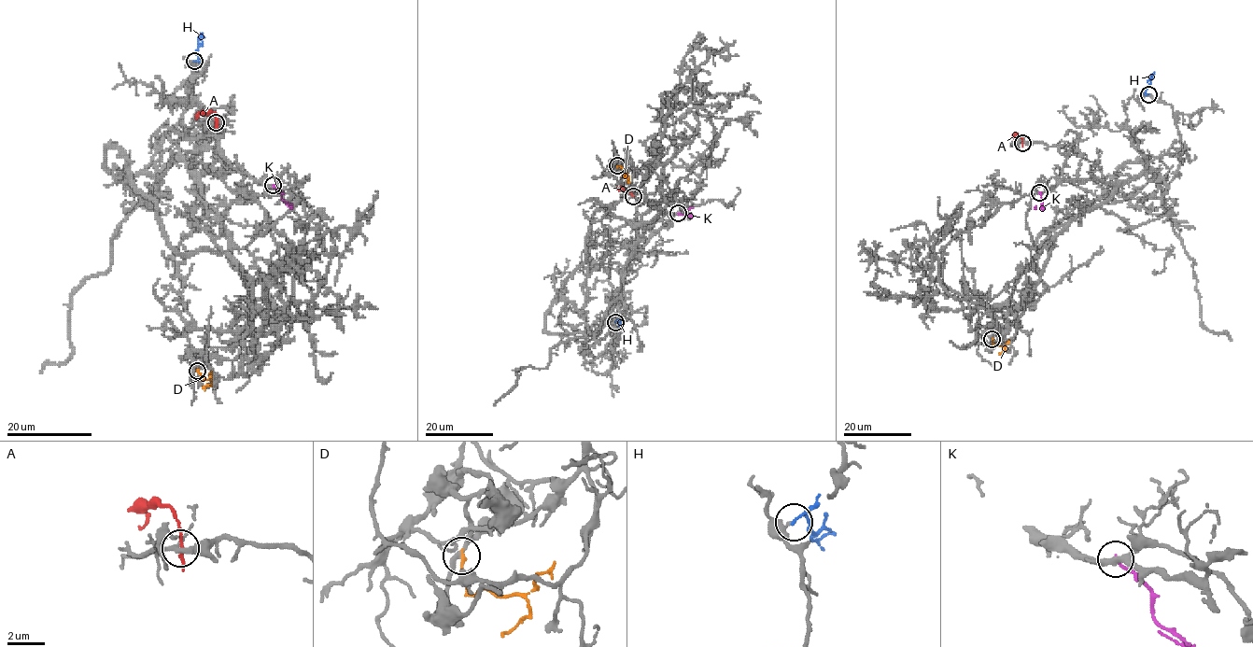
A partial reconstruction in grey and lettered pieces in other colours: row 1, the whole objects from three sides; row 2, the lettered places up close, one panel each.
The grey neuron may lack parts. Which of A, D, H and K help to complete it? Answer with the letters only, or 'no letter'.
no letter

